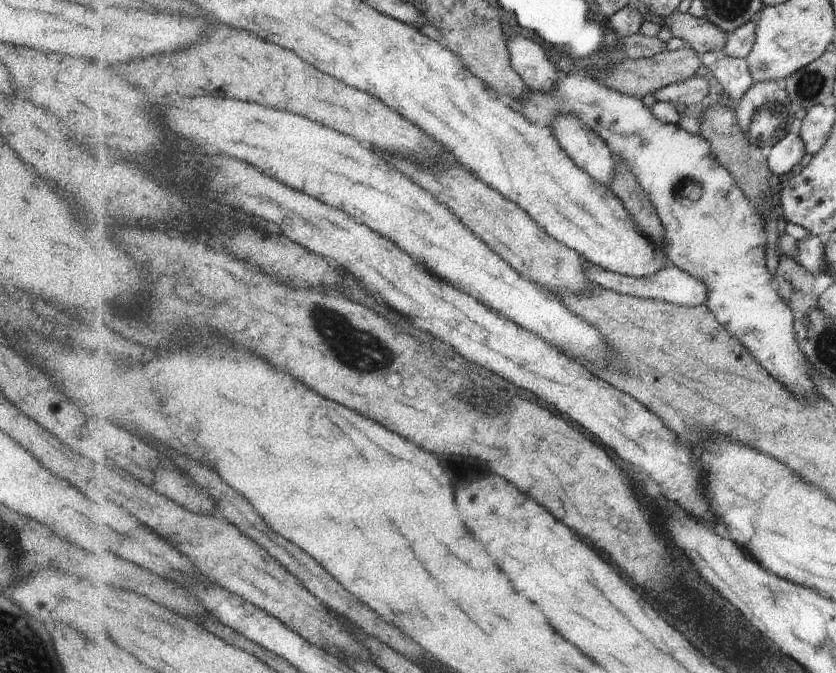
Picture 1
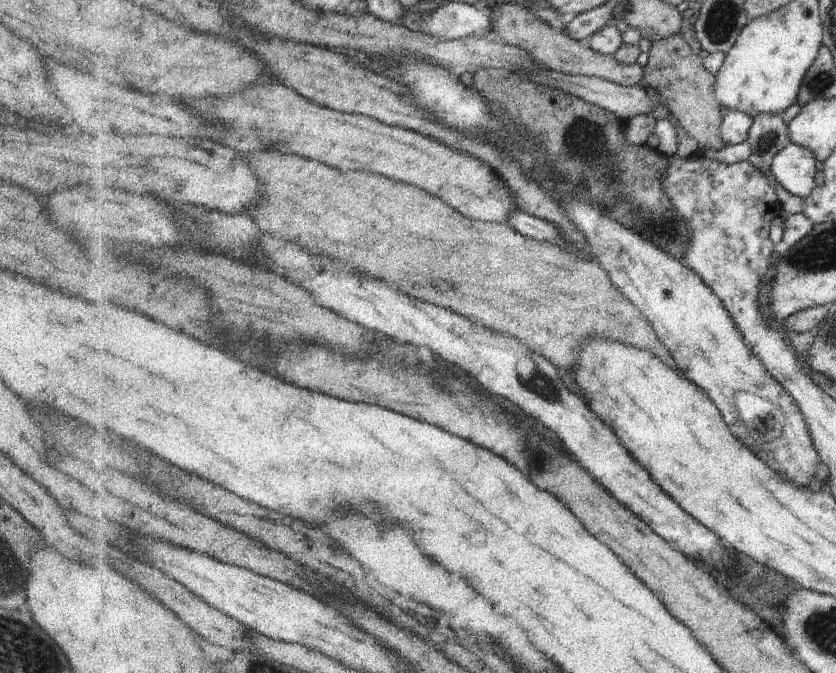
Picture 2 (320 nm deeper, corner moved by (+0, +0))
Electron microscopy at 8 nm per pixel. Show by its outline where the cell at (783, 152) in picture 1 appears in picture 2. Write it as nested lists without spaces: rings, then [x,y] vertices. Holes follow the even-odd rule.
[[[791,142],[787,145],[775,158],[770,166],[775,180],[781,184],[789,193],[800,196],[801,199],[806,199],[811,196],[811,193],[818,188],[815,184],[815,174],[817,174],[817,161],[811,150],[799,146]]]

